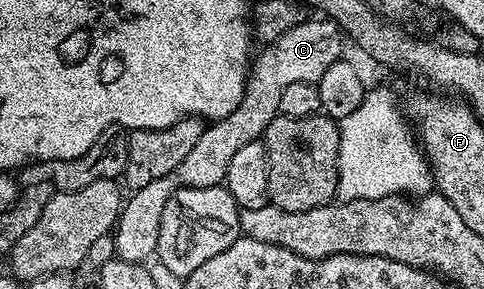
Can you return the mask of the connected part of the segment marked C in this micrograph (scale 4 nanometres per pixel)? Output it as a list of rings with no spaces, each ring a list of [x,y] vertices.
[[[325,16],[296,24],[289,32],[284,32],[280,40],[269,43],[262,55],[253,59],[246,80],[246,91],[236,108],[226,118],[211,121],[203,129],[200,140],[196,140],[196,148],[184,156],[184,160],[168,176],[160,176],[160,180],[152,180],[152,184],[144,184],[144,188],[134,190],[118,215],[116,229],[113,231],[114,253],[124,260],[145,263],[155,257],[160,240],[160,216],[164,212],[164,204],[170,197],[184,186],[208,188],[220,186],[226,181],[228,164],[232,156],[244,144],[259,141],[265,135],[268,124],[277,118],[280,92],[288,88],[288,84],[297,82],[319,83],[324,72],[335,69],[342,54],[344,35],[337,22],[331,22]]]

